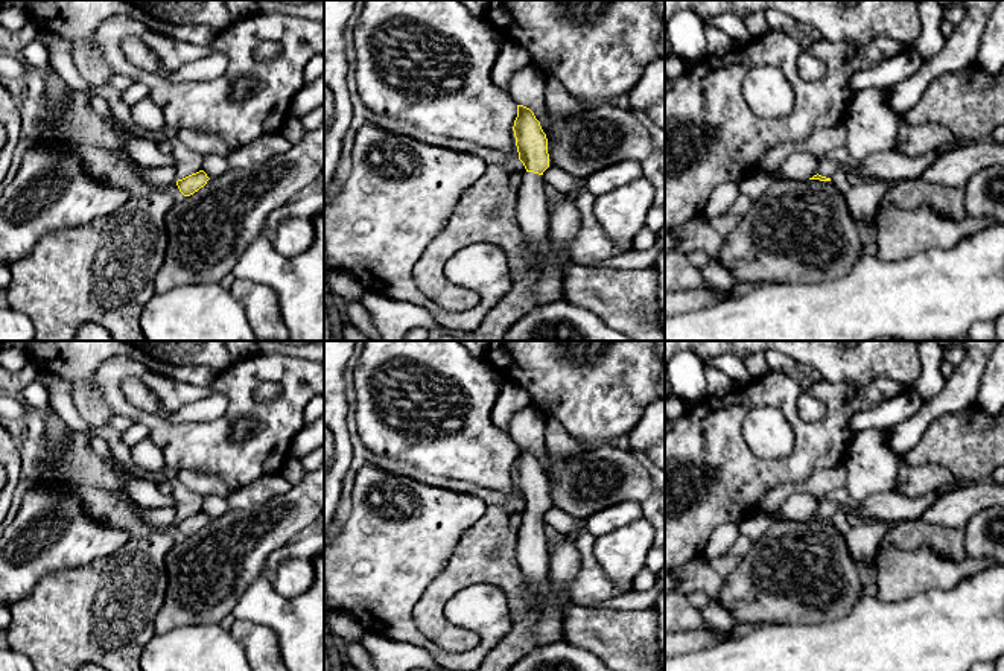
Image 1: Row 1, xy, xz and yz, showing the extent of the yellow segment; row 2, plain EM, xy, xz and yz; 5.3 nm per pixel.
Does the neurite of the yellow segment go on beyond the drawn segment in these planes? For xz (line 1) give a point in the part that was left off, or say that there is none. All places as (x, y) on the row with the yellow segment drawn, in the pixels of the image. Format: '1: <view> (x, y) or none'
1: xz (533, 210)

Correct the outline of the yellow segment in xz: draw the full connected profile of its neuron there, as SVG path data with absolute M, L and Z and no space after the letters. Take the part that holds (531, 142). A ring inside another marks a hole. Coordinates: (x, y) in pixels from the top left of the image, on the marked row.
M517 105L514 137L519 160L526 172L519 190L517 221L531 243L532 260L539 262L551 245L548 184L542 175L549 167L548 138L534 113Z

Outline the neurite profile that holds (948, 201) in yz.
M923 180L896 183L882 198L878 211L890 207L914 210L920 205L949 219L960 221L966 216L964 187L939 186Z

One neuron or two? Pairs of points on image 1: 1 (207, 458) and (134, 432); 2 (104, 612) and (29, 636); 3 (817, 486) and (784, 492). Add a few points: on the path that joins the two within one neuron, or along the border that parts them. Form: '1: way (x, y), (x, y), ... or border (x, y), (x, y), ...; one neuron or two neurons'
1: border (134, 422), (142, 423), (148, 429), (149, 437); two neurons
2: way (85, 615), (73, 616), (60, 626), (47, 626); one neuron
3: way (810, 486), (791, 489); one neuron

